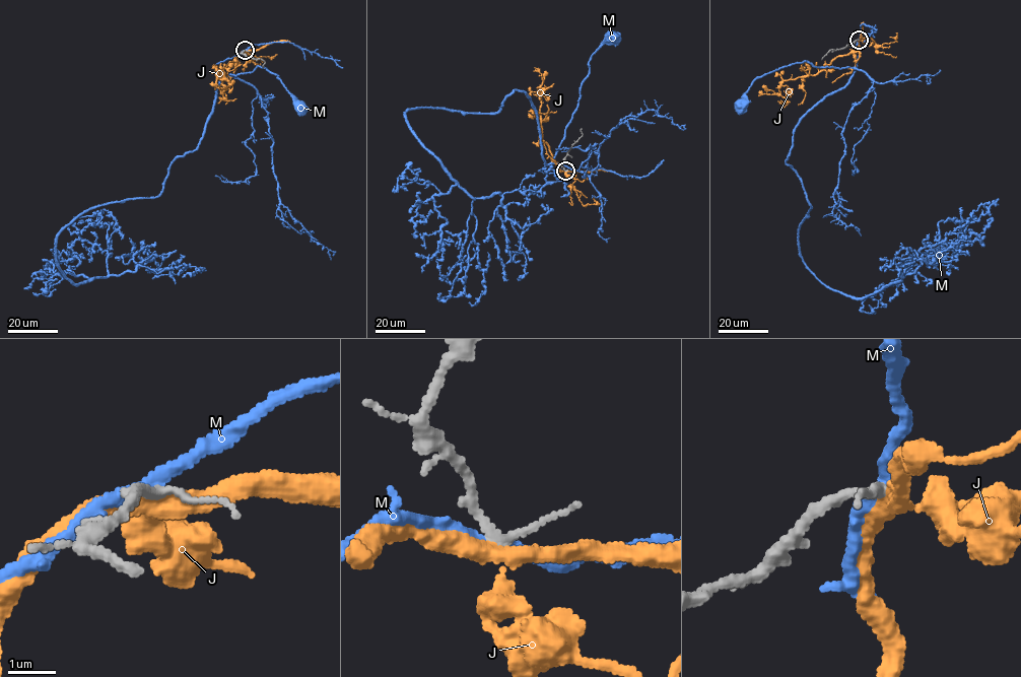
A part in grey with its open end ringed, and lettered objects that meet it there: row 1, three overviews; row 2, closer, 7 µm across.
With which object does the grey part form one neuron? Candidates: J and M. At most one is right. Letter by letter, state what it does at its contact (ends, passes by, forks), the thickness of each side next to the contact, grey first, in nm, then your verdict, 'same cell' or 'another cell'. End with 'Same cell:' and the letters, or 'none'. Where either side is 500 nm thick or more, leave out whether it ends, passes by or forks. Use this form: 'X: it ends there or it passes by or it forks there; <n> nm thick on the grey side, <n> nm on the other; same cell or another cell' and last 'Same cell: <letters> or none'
J: it forks there; 180 nm thick on the grey side, 320 nm on the other; another cell
M: it passes by; 190 nm thick on the grey side, 280 nm on the other; another cell
Same cell: none

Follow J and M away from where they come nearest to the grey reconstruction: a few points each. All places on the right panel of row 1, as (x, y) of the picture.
J: (859, 40), (859, 49), (836, 57), (815, 74), (784, 81), (778, 90), (787, 100), (777, 100)
M: (859, 40), (861, 49), (855, 70), (814, 66), (806, 61), (790, 64), (757, 77), (739, 103)

